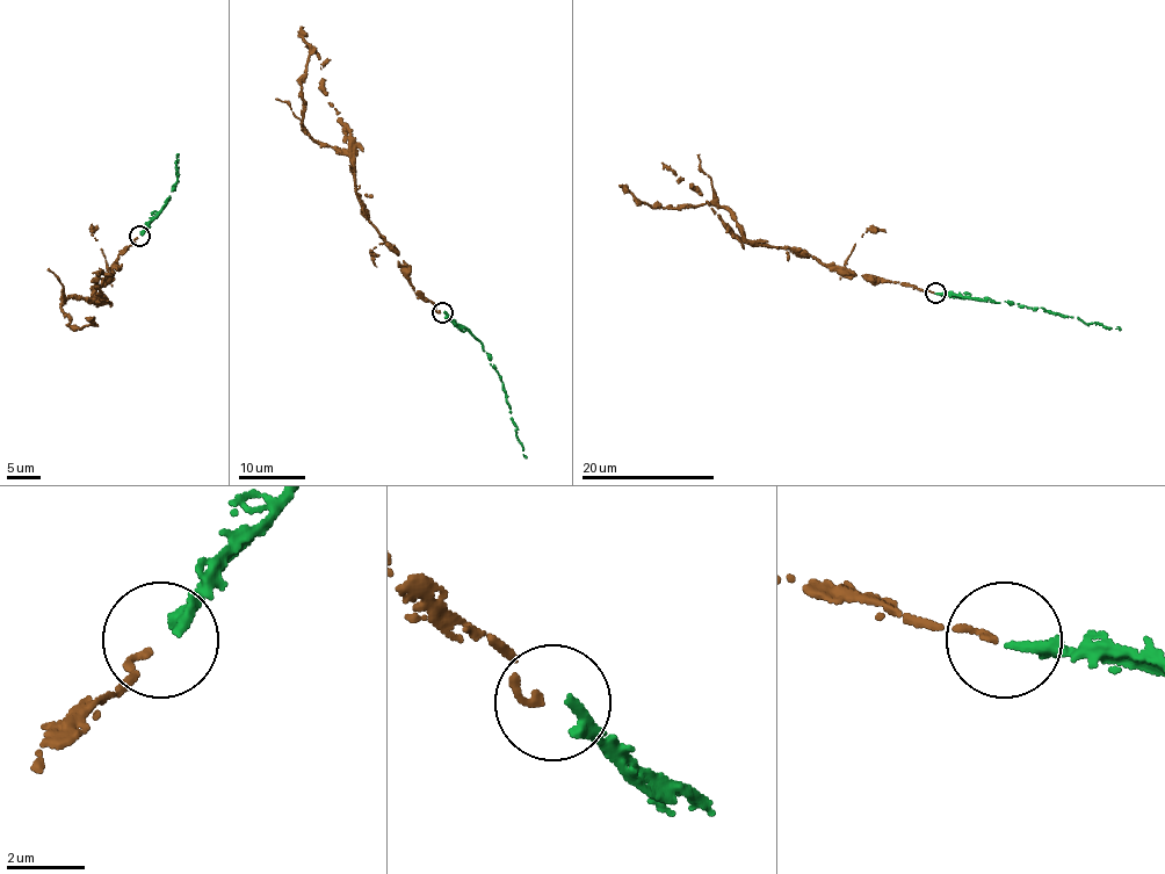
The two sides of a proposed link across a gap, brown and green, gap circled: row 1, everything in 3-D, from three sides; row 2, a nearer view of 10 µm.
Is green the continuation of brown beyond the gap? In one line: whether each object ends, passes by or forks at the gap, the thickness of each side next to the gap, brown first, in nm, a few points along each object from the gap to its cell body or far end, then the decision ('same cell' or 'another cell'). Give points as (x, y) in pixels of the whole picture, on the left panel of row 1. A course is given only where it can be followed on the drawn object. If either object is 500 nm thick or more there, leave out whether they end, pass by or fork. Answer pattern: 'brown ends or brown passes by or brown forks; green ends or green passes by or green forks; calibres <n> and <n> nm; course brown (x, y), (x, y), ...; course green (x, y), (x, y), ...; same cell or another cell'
brown ends; green ends; calibres 160 and 240 nm; course brown (137, 238), (95, 287), (98, 305), (71, 296), (60, 305), (72, 330), (91, 318); course green (140, 235), (168, 200), (178, 174), (176, 154); same cell

